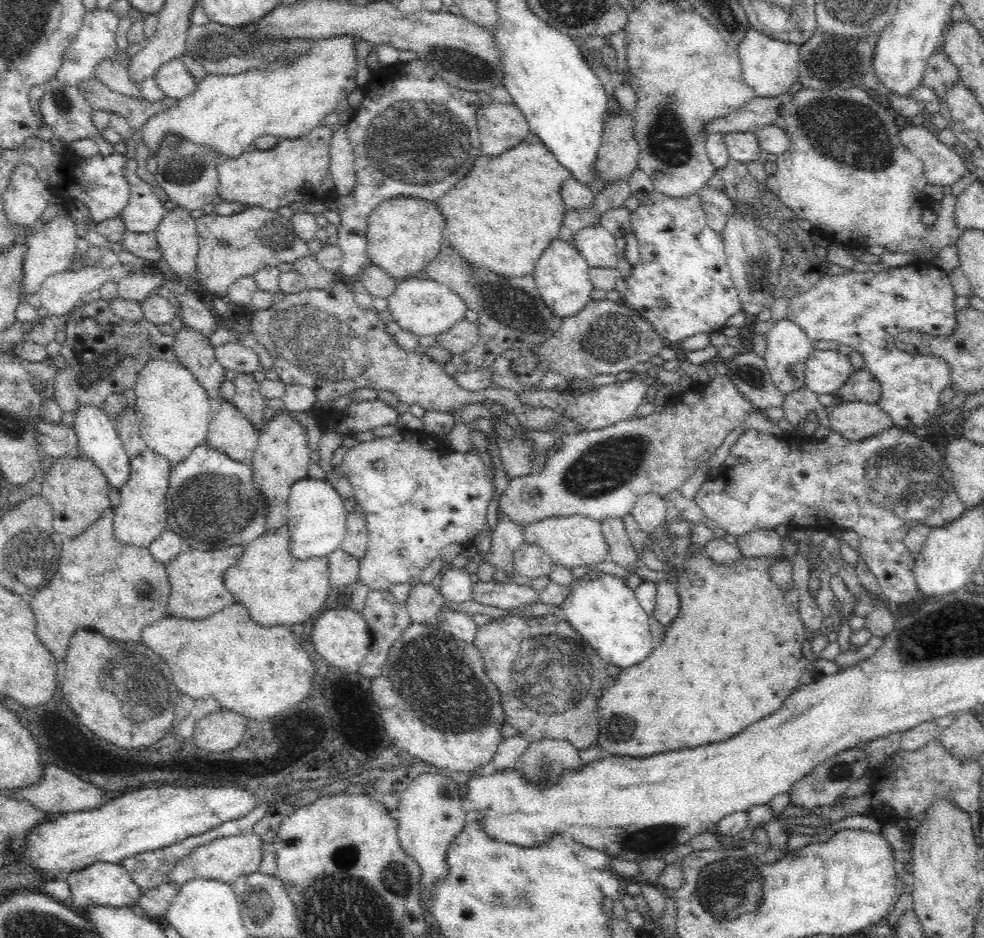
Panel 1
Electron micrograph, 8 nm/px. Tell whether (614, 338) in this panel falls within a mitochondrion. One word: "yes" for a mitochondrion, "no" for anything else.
yes

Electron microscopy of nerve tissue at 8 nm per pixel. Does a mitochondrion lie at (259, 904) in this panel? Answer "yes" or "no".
yes

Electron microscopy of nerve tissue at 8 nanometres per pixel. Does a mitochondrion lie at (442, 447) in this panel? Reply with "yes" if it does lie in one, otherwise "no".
no

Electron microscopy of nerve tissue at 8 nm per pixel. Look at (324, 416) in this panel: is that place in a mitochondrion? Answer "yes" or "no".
no

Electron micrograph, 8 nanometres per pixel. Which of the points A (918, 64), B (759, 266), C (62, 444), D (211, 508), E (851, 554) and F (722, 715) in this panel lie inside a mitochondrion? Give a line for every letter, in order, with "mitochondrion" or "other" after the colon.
A: other
B: mitochondrion
C: other
D: mitochondrion
E: other
F: other

